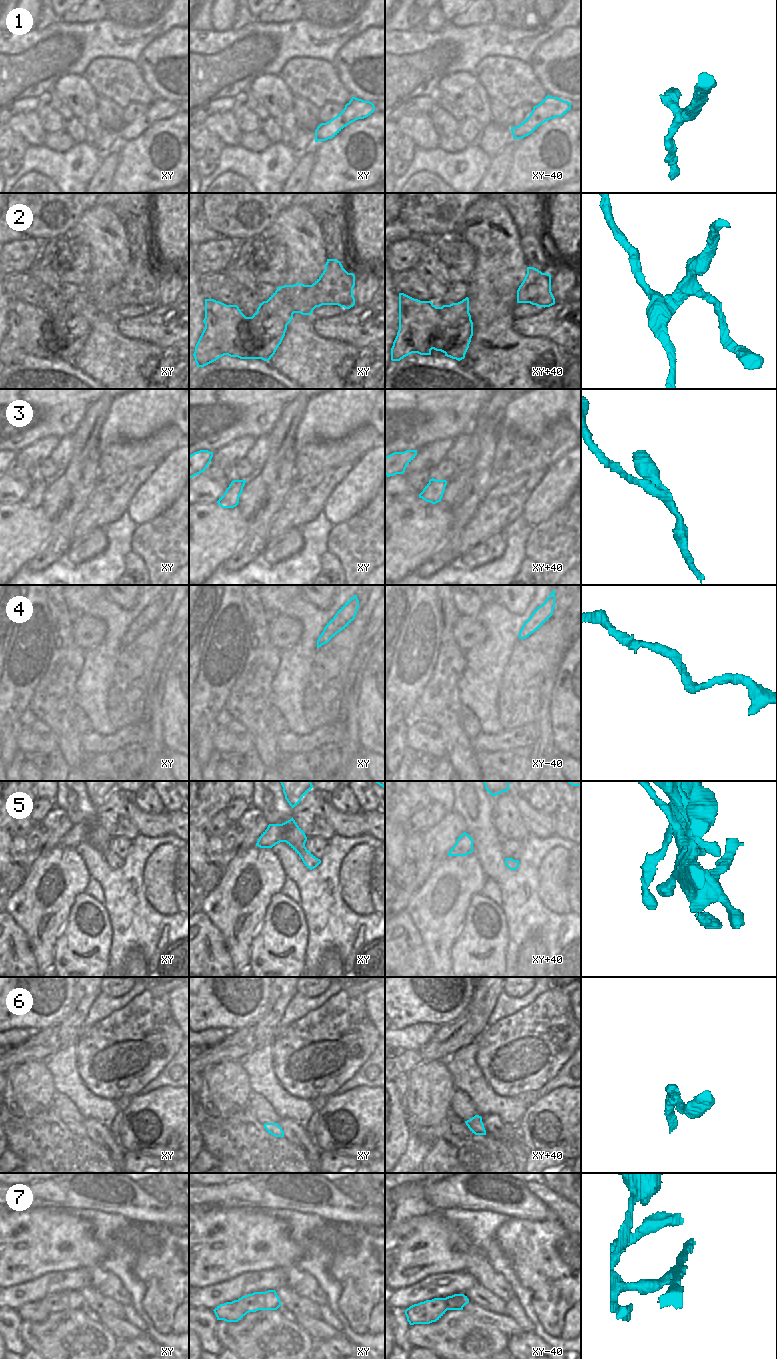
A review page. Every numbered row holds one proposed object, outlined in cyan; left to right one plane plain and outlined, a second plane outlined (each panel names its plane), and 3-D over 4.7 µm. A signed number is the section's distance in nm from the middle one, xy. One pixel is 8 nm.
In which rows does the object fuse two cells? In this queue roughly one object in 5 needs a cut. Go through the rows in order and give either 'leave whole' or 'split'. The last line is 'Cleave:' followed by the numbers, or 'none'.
1: leave whole
2: split
3: leave whole
4: leave whole
5: leave whole
6: leave whole
7: split
Cleave: 2, 7

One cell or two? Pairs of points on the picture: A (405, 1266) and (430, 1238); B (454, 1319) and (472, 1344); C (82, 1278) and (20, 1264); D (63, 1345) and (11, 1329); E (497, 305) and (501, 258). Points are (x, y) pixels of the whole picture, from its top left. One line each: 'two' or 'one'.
A: one
B: one
C: two
D: two
E: one

